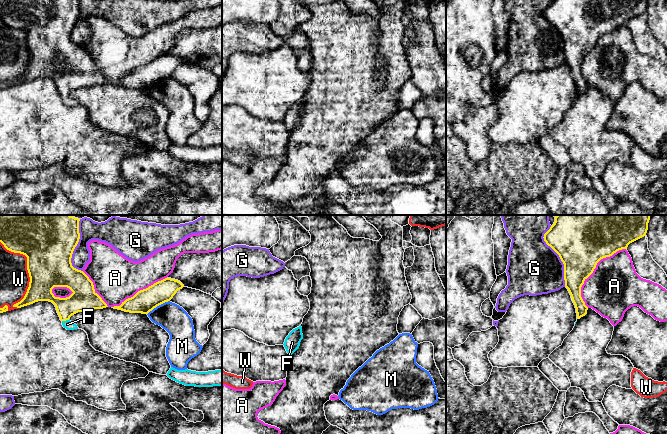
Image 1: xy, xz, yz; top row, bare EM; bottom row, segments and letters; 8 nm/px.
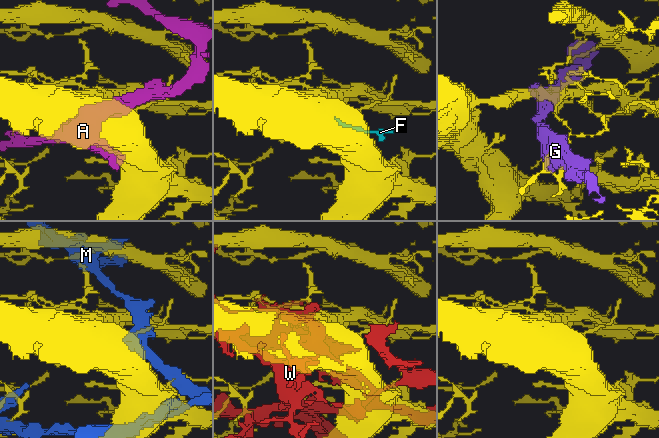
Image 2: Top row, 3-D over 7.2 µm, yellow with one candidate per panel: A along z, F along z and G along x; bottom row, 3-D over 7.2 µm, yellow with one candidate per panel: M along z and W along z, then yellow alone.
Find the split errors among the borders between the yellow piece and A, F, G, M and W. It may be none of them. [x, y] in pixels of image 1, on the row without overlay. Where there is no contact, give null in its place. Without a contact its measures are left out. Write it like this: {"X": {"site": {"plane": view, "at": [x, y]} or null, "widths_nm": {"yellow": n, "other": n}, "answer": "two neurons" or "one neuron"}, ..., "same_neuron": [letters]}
{"A": {"site": {"plane": "yz", "at": [593, 46]}, "widths_nm": {"yellow": 380, "other": 420}, "answer": "two neurons"}, "F": {"site": {"plane": "xy", "at": [65, 96]}, "widths_nm": {"yellow": 200, "other": 70}, "answer": "one neuron"}, "G": {"site": {"plane": "yz", "at": [559, 32]}, "widths_nm": {"yellow": 380, "other": 420}, "answer": "two neurons"}, "M": {"site": {"plane": "xy", "at": [158, 81]}, "widths_nm": {"yellow": 190, "other": 220}, "answer": "two neurons"}, "W": {"site": {"plane": "xy", "at": [28, 47]}, "widths_nm": {"yellow": 380, "other": 240}, "answer": "two neurons"}, "same_neuron": ["F"]}

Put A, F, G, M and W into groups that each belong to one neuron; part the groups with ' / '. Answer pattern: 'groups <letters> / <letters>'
groups A / F / G / M / W

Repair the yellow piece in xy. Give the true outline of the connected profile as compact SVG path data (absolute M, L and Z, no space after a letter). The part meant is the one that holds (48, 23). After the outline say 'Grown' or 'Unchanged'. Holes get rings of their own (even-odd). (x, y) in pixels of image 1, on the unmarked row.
M0 0L0 18L4 23L27 33L29 63L24 74L13 83L21 84L38 77L52 78L63 103L67 106L78 105L77 101L70 97L72 91L108 83L95 68L89 53L72 42L72 30L79 15L79 0ZM54 63L67 63L73 69L66 74L55 73L52 69Z. Grown

